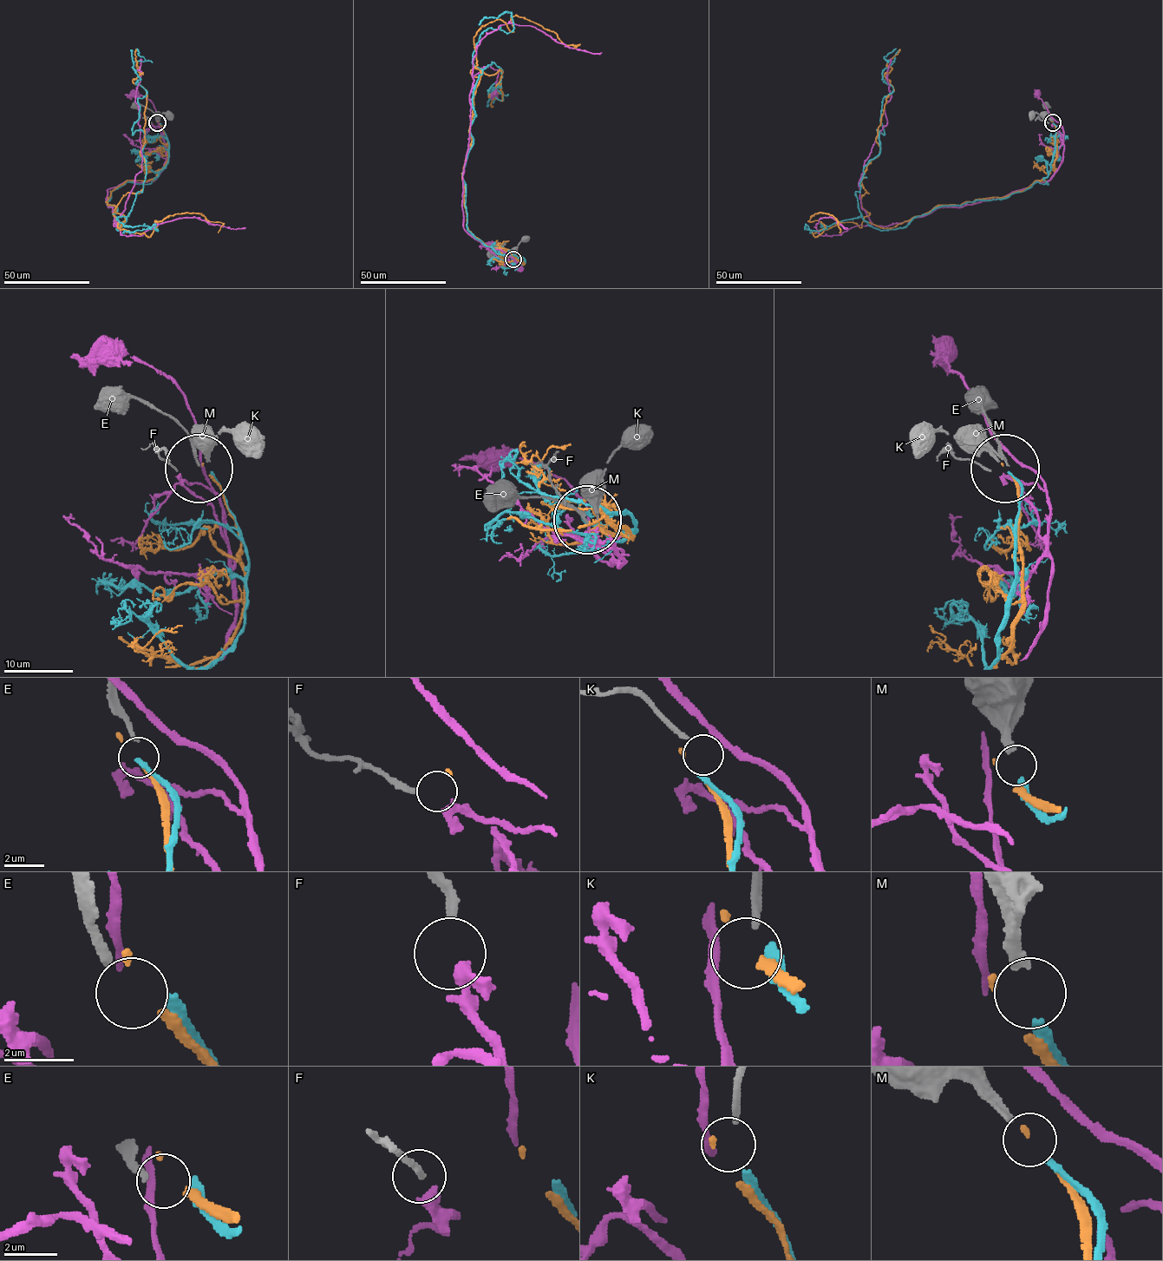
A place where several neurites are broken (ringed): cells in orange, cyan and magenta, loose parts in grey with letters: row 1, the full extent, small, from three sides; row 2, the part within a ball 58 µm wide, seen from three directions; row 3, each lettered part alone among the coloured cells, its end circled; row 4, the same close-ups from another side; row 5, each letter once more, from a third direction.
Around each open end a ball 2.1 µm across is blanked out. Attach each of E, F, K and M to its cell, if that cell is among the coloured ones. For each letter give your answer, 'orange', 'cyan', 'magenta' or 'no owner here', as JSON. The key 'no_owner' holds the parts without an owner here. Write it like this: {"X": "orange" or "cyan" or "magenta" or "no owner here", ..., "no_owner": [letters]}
{"E": "no owner here", "F": "magenta", "K": "no owner here", "M": "cyan", "no_owner": ["E", "K"]}

